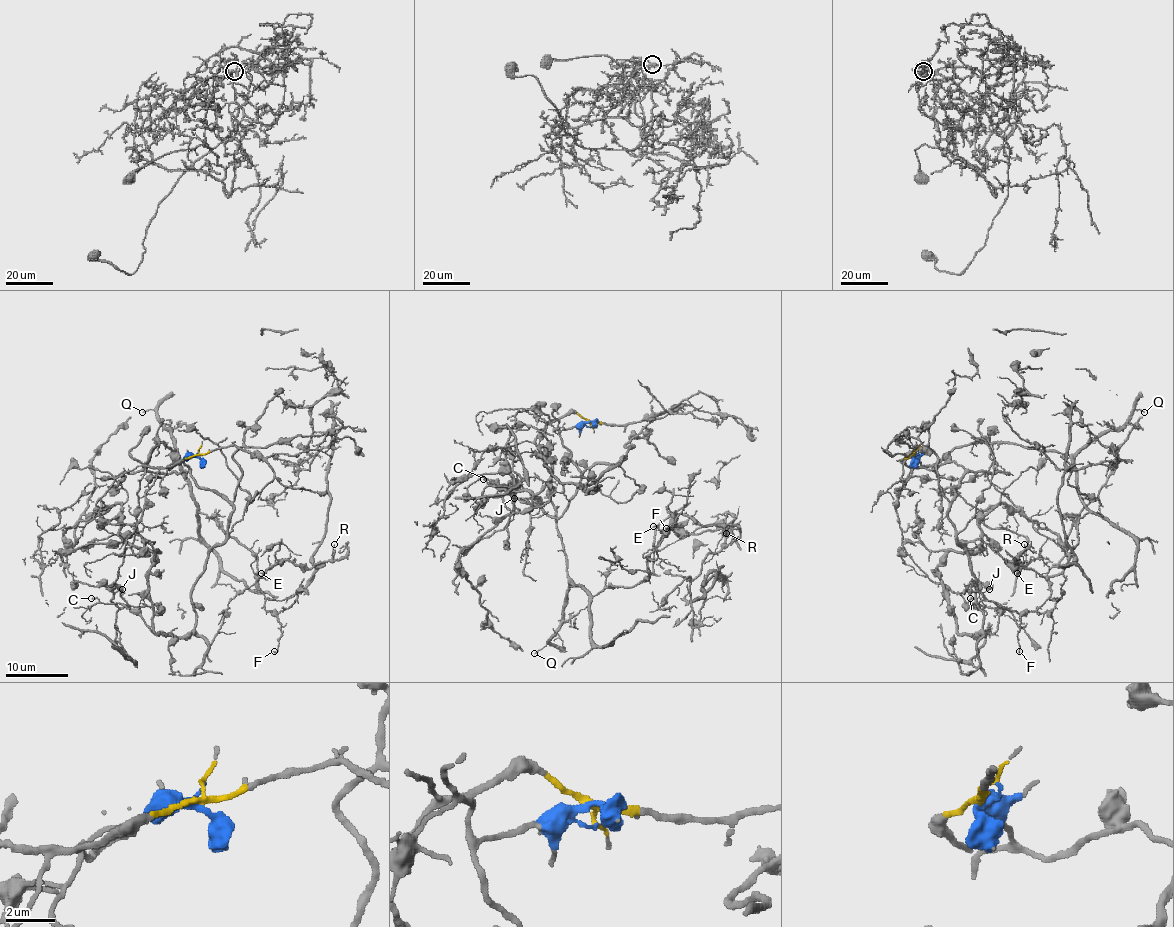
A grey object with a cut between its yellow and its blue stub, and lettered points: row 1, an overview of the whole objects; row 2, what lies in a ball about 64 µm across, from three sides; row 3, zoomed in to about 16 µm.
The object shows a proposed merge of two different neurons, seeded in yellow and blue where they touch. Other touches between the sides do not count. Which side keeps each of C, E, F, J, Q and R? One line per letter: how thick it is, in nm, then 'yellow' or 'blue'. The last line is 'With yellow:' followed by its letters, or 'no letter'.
C: 120 nm thick; yellow
E: 170 nm thick; yellow
F: 140 nm thick; yellow
J: 110 nm thick; blue
Q: 120 nm thick; yellow
R: 90 nm thick; yellow
With yellow: C, E, F, Q, R

